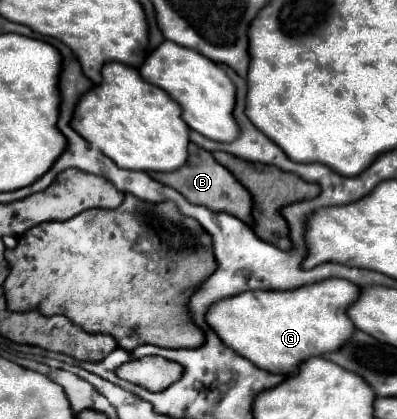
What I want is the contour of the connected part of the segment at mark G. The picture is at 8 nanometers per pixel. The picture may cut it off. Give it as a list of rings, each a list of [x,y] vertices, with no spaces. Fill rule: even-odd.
[[[340,278],[296,288],[294,292],[242,292],[242,296],[214,304],[206,314],[206,322],[218,330],[224,344],[230,344],[230,348],[258,368],[272,374],[294,376],[308,358],[338,352],[338,348],[352,340],[356,326],[346,312],[358,298],[360,288]]]

